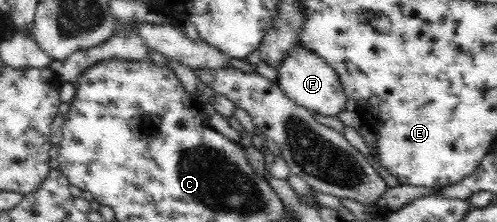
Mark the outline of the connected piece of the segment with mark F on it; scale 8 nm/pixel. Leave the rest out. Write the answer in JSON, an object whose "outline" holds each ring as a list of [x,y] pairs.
{"outline":[[[296,46],[293,54],[283,58],[278,74],[277,84],[280,90],[297,106],[303,106],[314,114],[327,116],[327,118],[335,118],[341,112],[345,112],[348,98],[343,93],[337,73],[316,54]]]}

